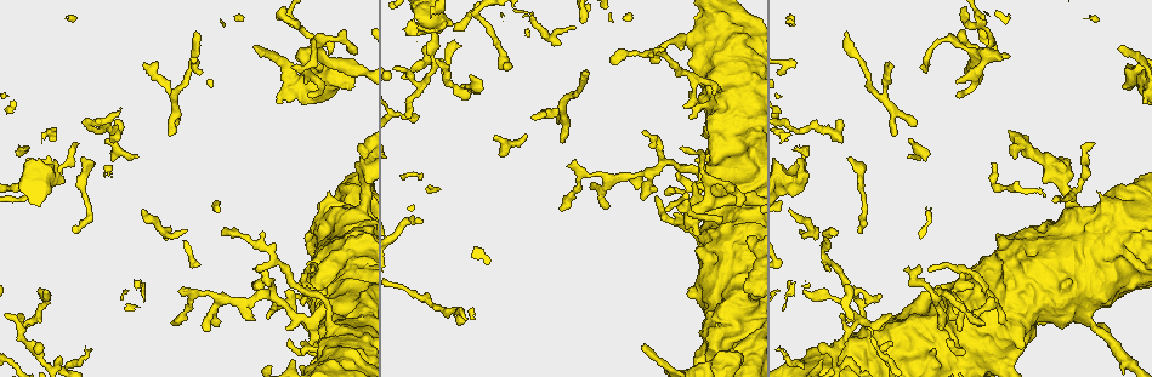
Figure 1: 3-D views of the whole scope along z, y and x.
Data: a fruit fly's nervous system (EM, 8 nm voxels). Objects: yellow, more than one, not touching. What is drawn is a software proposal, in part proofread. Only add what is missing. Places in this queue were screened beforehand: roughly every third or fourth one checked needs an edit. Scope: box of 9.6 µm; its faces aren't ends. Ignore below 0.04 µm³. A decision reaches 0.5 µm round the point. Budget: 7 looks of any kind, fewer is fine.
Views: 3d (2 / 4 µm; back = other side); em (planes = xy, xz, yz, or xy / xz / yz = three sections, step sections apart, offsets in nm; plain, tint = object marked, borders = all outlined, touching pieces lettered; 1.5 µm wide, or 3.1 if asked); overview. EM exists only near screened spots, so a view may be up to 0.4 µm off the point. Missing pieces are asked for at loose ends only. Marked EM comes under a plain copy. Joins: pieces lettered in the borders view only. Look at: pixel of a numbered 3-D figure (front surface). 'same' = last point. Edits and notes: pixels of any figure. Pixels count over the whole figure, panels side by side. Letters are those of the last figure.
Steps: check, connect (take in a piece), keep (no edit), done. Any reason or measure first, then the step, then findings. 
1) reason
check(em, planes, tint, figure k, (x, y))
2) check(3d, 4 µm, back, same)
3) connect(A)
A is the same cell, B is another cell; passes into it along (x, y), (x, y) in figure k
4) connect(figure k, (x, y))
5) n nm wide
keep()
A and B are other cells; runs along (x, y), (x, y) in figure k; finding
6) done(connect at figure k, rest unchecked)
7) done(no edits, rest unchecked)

an open end
check(em, planes, borders, figure 1, (743, 355))

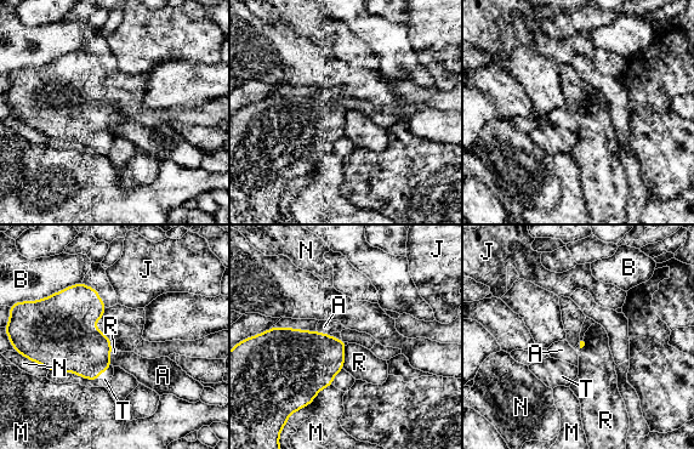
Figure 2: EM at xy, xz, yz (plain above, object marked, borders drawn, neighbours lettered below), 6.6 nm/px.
connect(figure 2, (106, 376))
T is the same cell, A, B, J, M, N and R are other cells; the neuron continues

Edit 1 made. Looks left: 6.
check(overview)

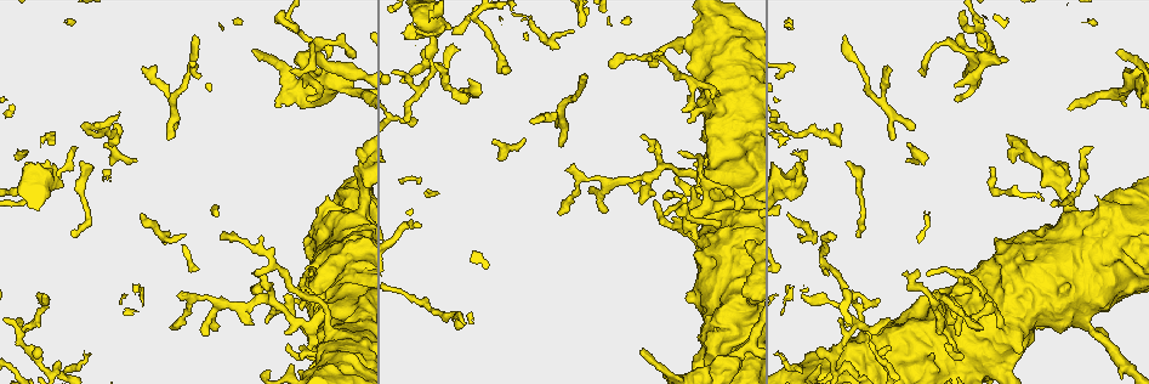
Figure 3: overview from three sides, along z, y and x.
thin end
check(em, planes, borders, figure 3, (936, 297))

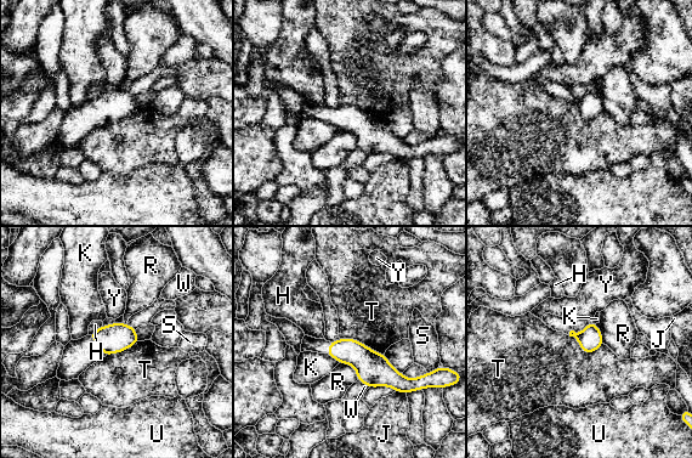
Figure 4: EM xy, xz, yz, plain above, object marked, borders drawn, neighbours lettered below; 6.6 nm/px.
T touches over 320 nm
keep()
H, J, K, R, S, T, U, W and Y are other cells; no lettered piece goes on from it

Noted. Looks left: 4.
branch stops here
check(em, planes, borders, figure 3, (20, 318))

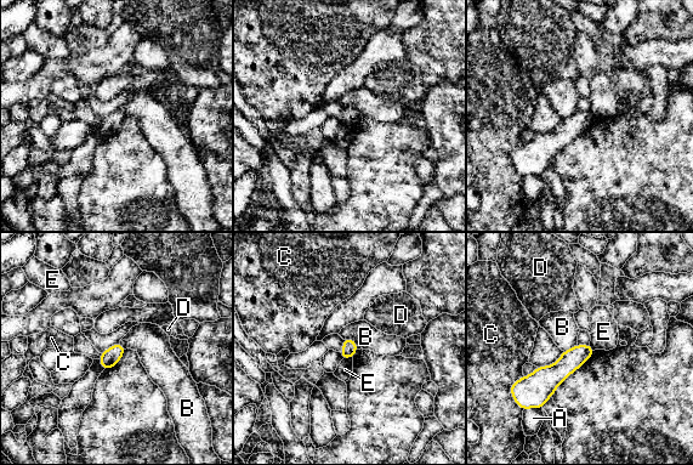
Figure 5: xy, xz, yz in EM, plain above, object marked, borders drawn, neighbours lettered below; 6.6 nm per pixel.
C touches over 140 nm
keep()
A, B, C, D and E are other cells; border along (342, 338), (351, 338), (358, 349) in figure 5; none of them fits

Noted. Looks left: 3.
done(connect at figure 2, rest unchecked)

